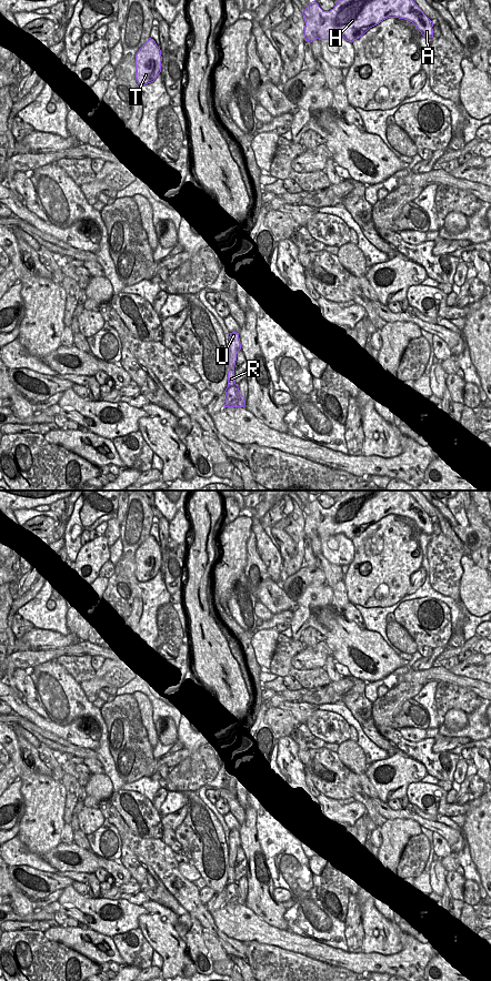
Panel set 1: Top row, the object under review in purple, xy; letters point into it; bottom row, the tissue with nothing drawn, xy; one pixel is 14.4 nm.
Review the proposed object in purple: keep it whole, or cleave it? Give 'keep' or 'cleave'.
cleave

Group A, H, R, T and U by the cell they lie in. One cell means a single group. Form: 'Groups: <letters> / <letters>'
Groups: A H T / R U.

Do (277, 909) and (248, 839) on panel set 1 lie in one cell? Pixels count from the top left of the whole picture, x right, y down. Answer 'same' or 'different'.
same

